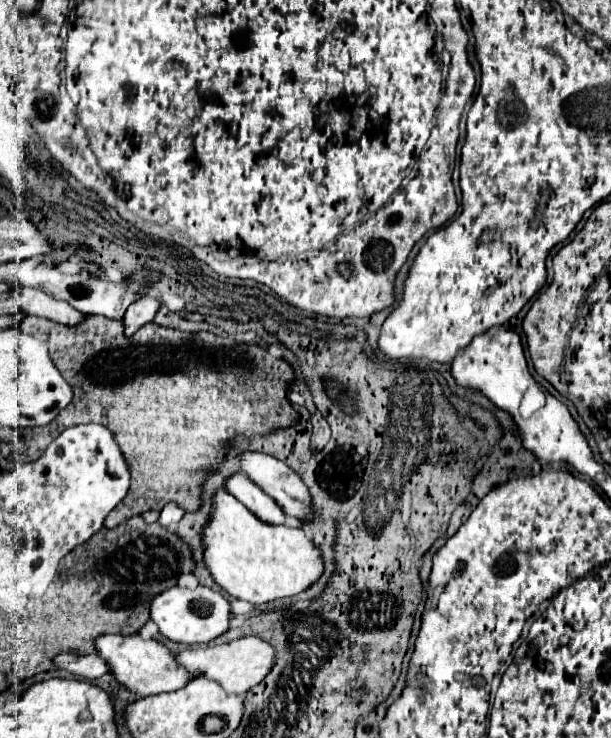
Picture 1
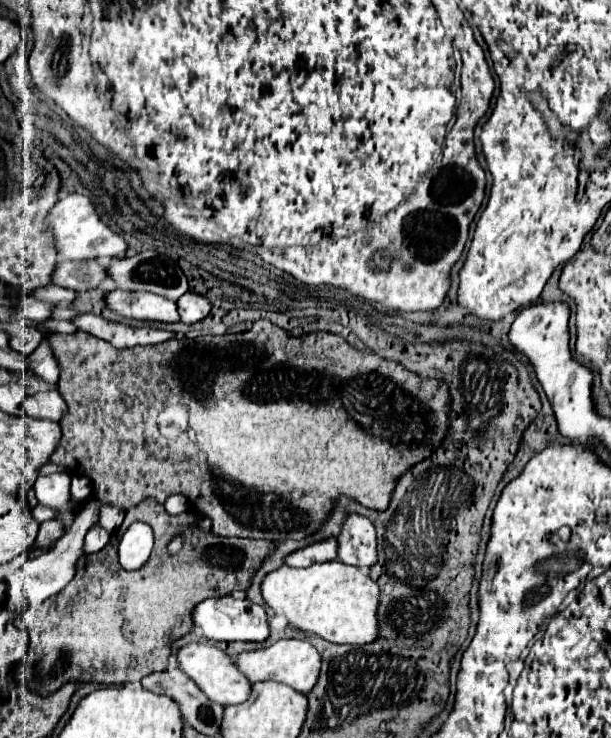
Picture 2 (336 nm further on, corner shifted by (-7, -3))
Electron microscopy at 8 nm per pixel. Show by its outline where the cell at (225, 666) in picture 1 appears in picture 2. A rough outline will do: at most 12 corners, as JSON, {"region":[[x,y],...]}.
{"region":[[300,639],[242,651],[234,665],[254,681],[308,693],[318,651]]}

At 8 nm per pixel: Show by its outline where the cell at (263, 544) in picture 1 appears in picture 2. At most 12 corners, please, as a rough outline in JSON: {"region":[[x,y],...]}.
{"region":[[342,561],[282,565],[262,599],[332,643],[378,637],[378,585]]}

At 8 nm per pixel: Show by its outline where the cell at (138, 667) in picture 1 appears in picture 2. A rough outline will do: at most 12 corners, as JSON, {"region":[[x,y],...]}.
{"region":[[214,645],[178,649],[178,669],[216,703],[248,699],[252,683]]}

